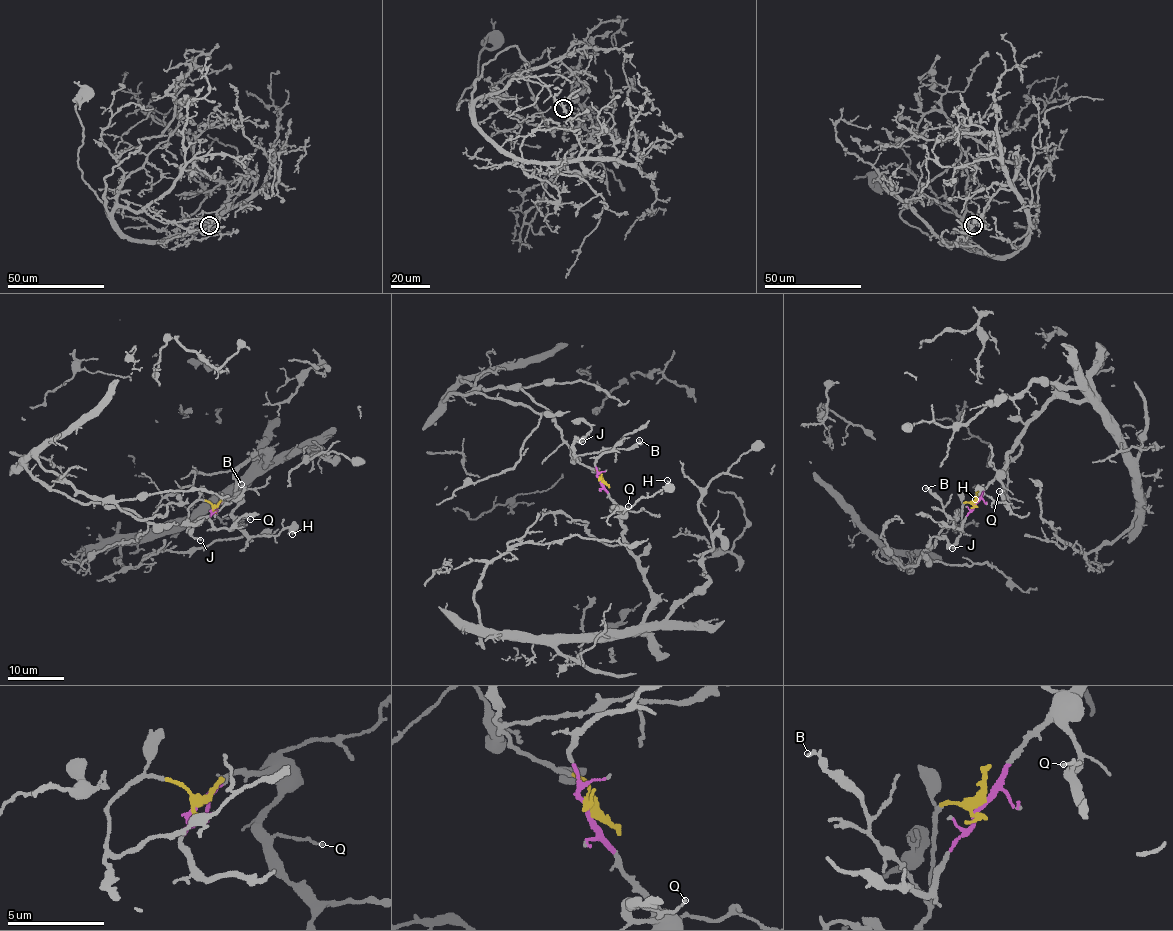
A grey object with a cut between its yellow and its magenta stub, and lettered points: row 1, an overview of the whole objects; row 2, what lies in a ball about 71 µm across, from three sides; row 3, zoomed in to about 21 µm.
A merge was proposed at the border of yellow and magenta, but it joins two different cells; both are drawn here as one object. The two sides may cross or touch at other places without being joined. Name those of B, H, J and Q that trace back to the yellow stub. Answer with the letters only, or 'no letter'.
B, J

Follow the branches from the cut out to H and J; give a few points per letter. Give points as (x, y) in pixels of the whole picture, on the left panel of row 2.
H: (214, 508), (224, 499), (237, 501), (232, 513), (234, 522), (250, 536), (278, 535), (288, 527), (292, 534)
J: (214, 508), (207, 501), (196, 501), (188, 508), (188, 532), (201, 540)

